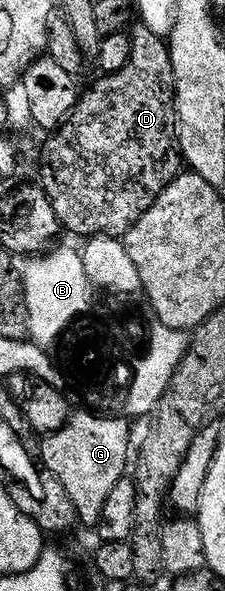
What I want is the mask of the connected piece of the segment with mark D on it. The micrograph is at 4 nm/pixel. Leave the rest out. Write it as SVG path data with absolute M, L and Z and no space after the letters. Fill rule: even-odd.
M136 22L131 25L130 39L132 45L125 64L113 72L97 75L97 80L85 92L83 89L77 95L76 104L72 107L72 113L64 119L63 124L45 135L48 137L45 138L44 145L40 148L40 179L38 179L38 184L44 189L45 196L49 200L50 206L53 207L56 220L60 223L60 227L64 232L74 231L74 233L86 237L123 237L128 227L152 205L154 198L158 198L158 194L162 189L172 181L177 172L181 171L182 157L180 147L176 144L176 107L174 106L174 90L172 89L172 67L170 66L170 54L168 53L165 37L154 34L146 25Z

